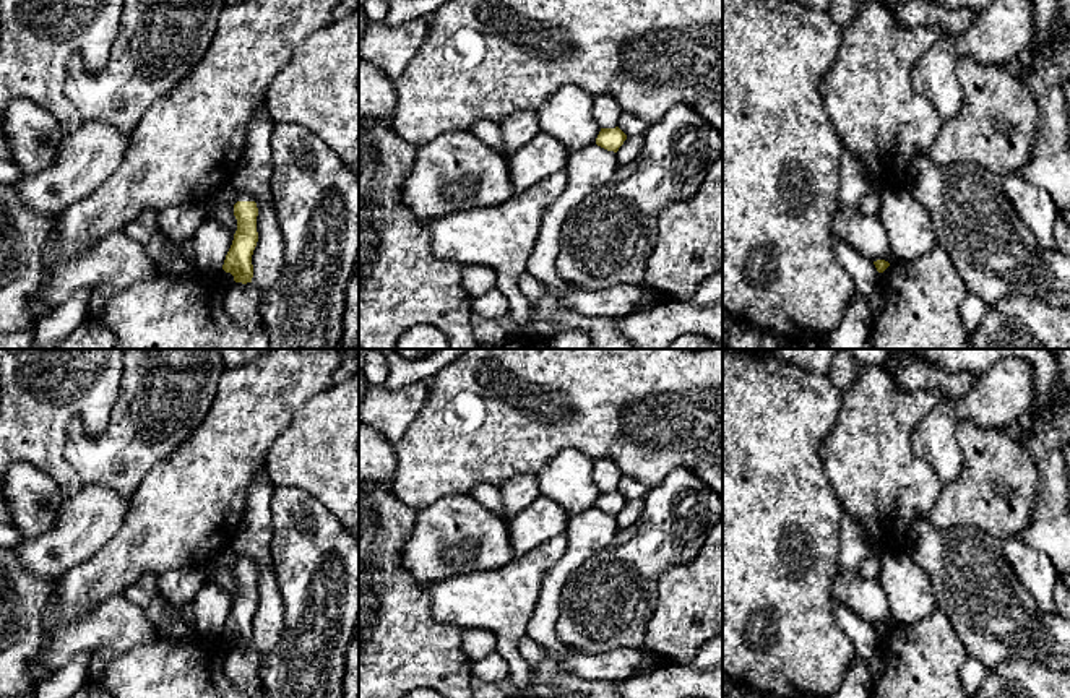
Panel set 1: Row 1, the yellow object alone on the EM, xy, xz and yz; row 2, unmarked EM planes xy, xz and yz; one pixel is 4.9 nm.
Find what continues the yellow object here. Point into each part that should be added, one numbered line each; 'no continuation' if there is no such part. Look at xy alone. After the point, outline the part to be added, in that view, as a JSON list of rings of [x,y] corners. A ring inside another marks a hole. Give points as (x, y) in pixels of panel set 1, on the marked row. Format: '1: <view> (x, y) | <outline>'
1: xy (211, 241) | [[[206,218],[188,239],[195,250],[195,266],[205,271],[221,271],[232,240],[234,234],[226,226]]]

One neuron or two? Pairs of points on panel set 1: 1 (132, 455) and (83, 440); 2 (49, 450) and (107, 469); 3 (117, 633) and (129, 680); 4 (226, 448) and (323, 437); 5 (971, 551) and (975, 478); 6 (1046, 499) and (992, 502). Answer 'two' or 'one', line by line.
1: one
2: two
3: two
4: two
5: two
6: two

